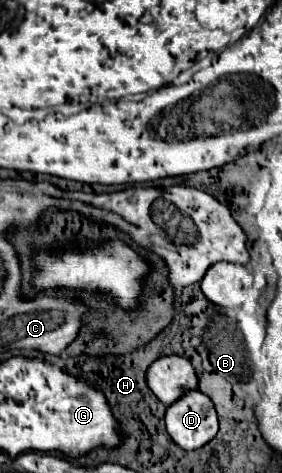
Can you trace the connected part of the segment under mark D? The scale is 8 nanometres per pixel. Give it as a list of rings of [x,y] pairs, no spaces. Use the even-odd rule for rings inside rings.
[[[188,392],[166,410],[166,432],[182,450],[198,450],[218,432],[212,400],[198,392]]]

